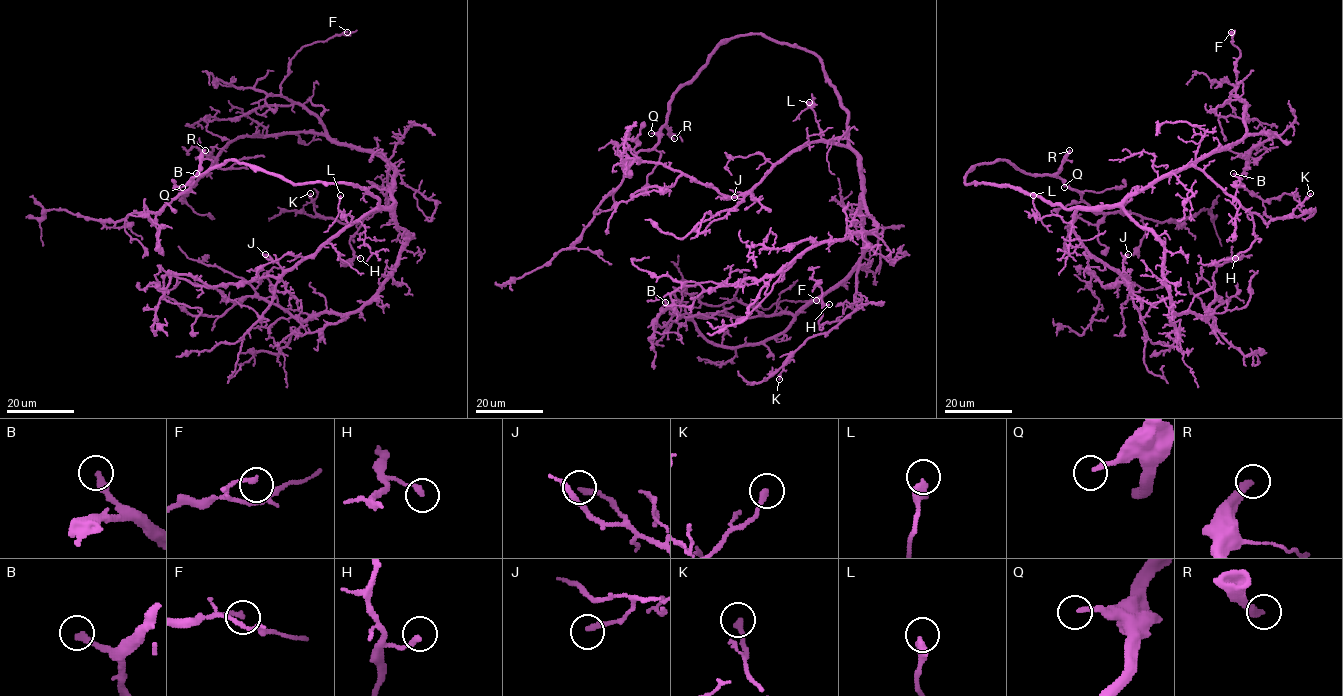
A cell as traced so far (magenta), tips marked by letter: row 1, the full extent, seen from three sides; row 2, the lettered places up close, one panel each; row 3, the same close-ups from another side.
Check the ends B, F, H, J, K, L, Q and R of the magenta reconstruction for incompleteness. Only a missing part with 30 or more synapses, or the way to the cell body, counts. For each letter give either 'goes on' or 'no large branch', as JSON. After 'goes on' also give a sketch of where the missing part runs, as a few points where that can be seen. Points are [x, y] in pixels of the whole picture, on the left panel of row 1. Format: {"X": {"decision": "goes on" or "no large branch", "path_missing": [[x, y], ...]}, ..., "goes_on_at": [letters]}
{"B": {"decision": "goes on", "path_missing": [[196, 173], [191, 175], [191, 182], [184, 181], [198, 169], [195, 158], [208, 151]]}, "F": {"decision": "no large branch"}, "H": {"decision": "no large branch"}, "J": {"decision": "no large branch"}, "K": {"decision": "no large branch"}, "L": {"decision": "no large branch"}, "Q": {"decision": "no large branch"}, "R": {"decision": "goes on", "path_missing": [[205, 150], [213, 132], [190, 68], [174, 46], [151, 43], [140, 28], [124, 18]]}, "goes_on_at": ["B", "R"]}

